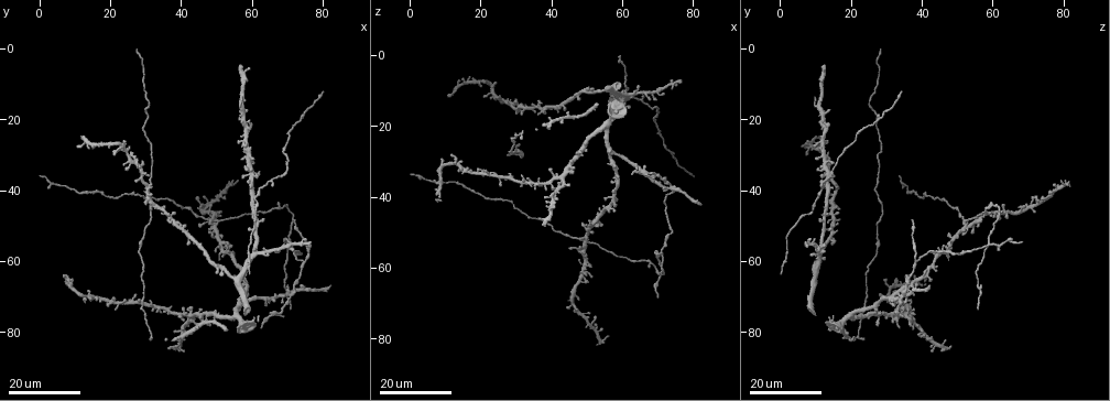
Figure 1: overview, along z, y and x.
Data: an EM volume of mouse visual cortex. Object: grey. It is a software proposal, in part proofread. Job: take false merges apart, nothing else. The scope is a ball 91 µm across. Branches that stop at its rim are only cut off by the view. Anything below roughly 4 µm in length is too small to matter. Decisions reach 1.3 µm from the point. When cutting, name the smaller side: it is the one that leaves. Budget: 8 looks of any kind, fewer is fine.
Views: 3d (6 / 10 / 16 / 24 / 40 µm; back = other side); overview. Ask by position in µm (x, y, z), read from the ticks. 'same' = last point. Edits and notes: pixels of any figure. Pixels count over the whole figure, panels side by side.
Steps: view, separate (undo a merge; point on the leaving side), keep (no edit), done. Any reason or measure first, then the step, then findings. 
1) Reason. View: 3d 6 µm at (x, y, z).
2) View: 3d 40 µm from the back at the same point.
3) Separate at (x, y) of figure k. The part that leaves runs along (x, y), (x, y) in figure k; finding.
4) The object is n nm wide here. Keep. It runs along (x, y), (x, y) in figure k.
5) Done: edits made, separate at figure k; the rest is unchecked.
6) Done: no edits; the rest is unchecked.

Four-way junction. View: 3d 24 µm at (71.0, 55.5, 59.0).

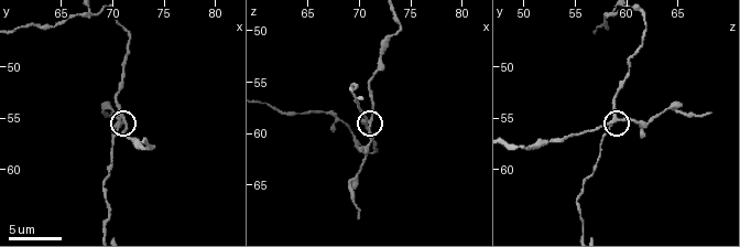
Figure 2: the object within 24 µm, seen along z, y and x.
View: 3d 10 µm at (71.0, 54.8, 58.8).

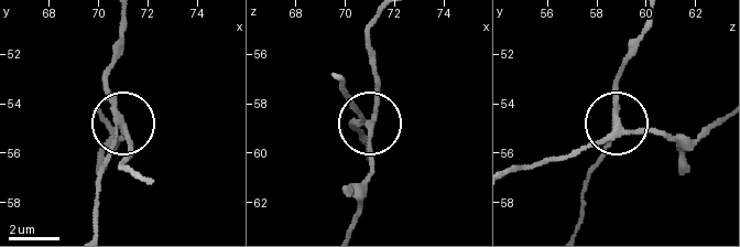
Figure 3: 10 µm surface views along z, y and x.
View: 3d 6 µm at (71.0, 55.0, 59.1).

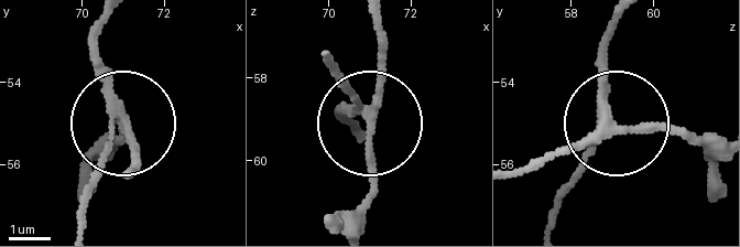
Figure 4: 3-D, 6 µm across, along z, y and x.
The side arm is 11 µm long. Separate at (373, 169) of figure 4. The part that leaves runs along (366, 114), (377, 19) in figure 4; two cells meet here.

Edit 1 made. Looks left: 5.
View: overview.

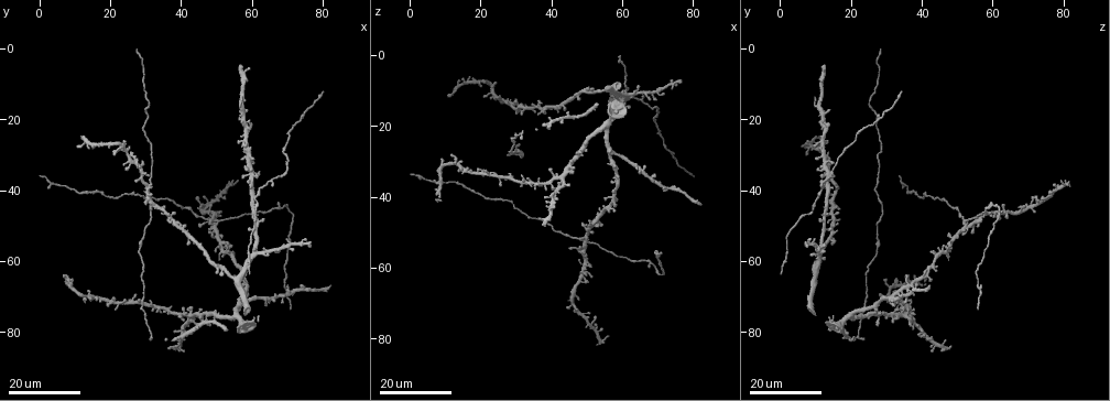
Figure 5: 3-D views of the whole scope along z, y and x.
View: 3d 16 µm at (68.5, 66.5, 56.0).

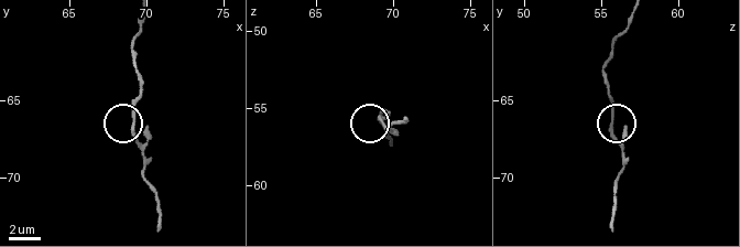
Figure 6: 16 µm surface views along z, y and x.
View: 3d 6 µm at (69.0, 67.2, 55.8).

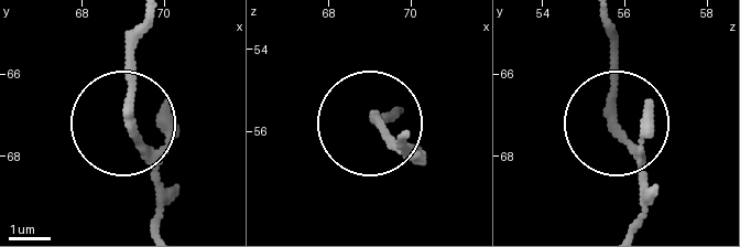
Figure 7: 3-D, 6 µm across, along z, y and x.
The object is 200 nm wide here. Keep. It runs along (606, 18), (617, 122), (655, 193) in figure 7; continuous, no second cell.

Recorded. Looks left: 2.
Three-way junction. View: 3d 24 µm at (51.0, 48.5, 53.0).

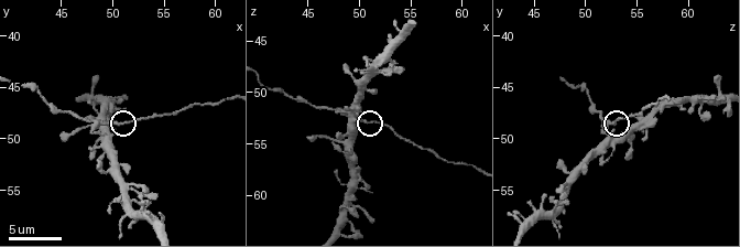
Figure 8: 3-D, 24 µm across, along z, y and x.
View: 3d 6 µm at (50.4, 48.6, 52.6).

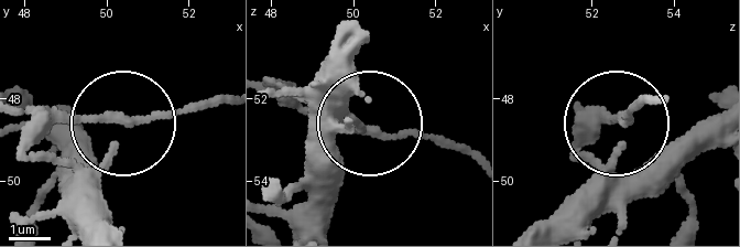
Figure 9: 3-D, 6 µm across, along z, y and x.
Keep. It runs along (558, 225), (639, 109) in figure 9; all the same cell.

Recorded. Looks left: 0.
Done: edits made, separate at figure 4; the rest is unchecked.

